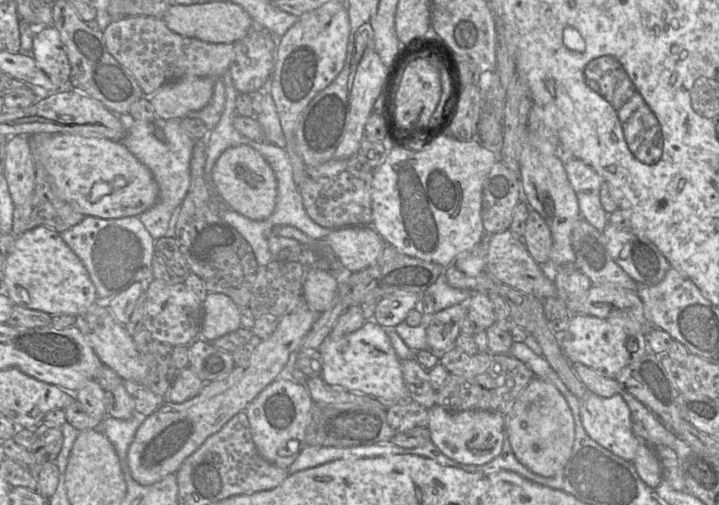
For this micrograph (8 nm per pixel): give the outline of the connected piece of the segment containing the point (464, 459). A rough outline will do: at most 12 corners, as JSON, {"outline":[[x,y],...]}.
{"outline":[[428,409],[432,443],[485,465],[502,452],[505,416]]}

